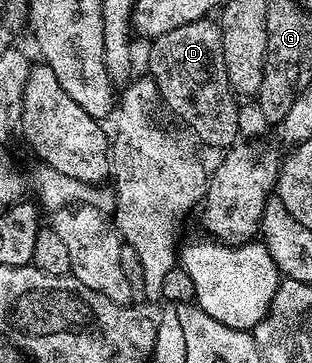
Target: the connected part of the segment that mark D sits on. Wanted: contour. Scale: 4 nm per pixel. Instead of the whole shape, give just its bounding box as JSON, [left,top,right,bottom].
[149,18,239,149]

